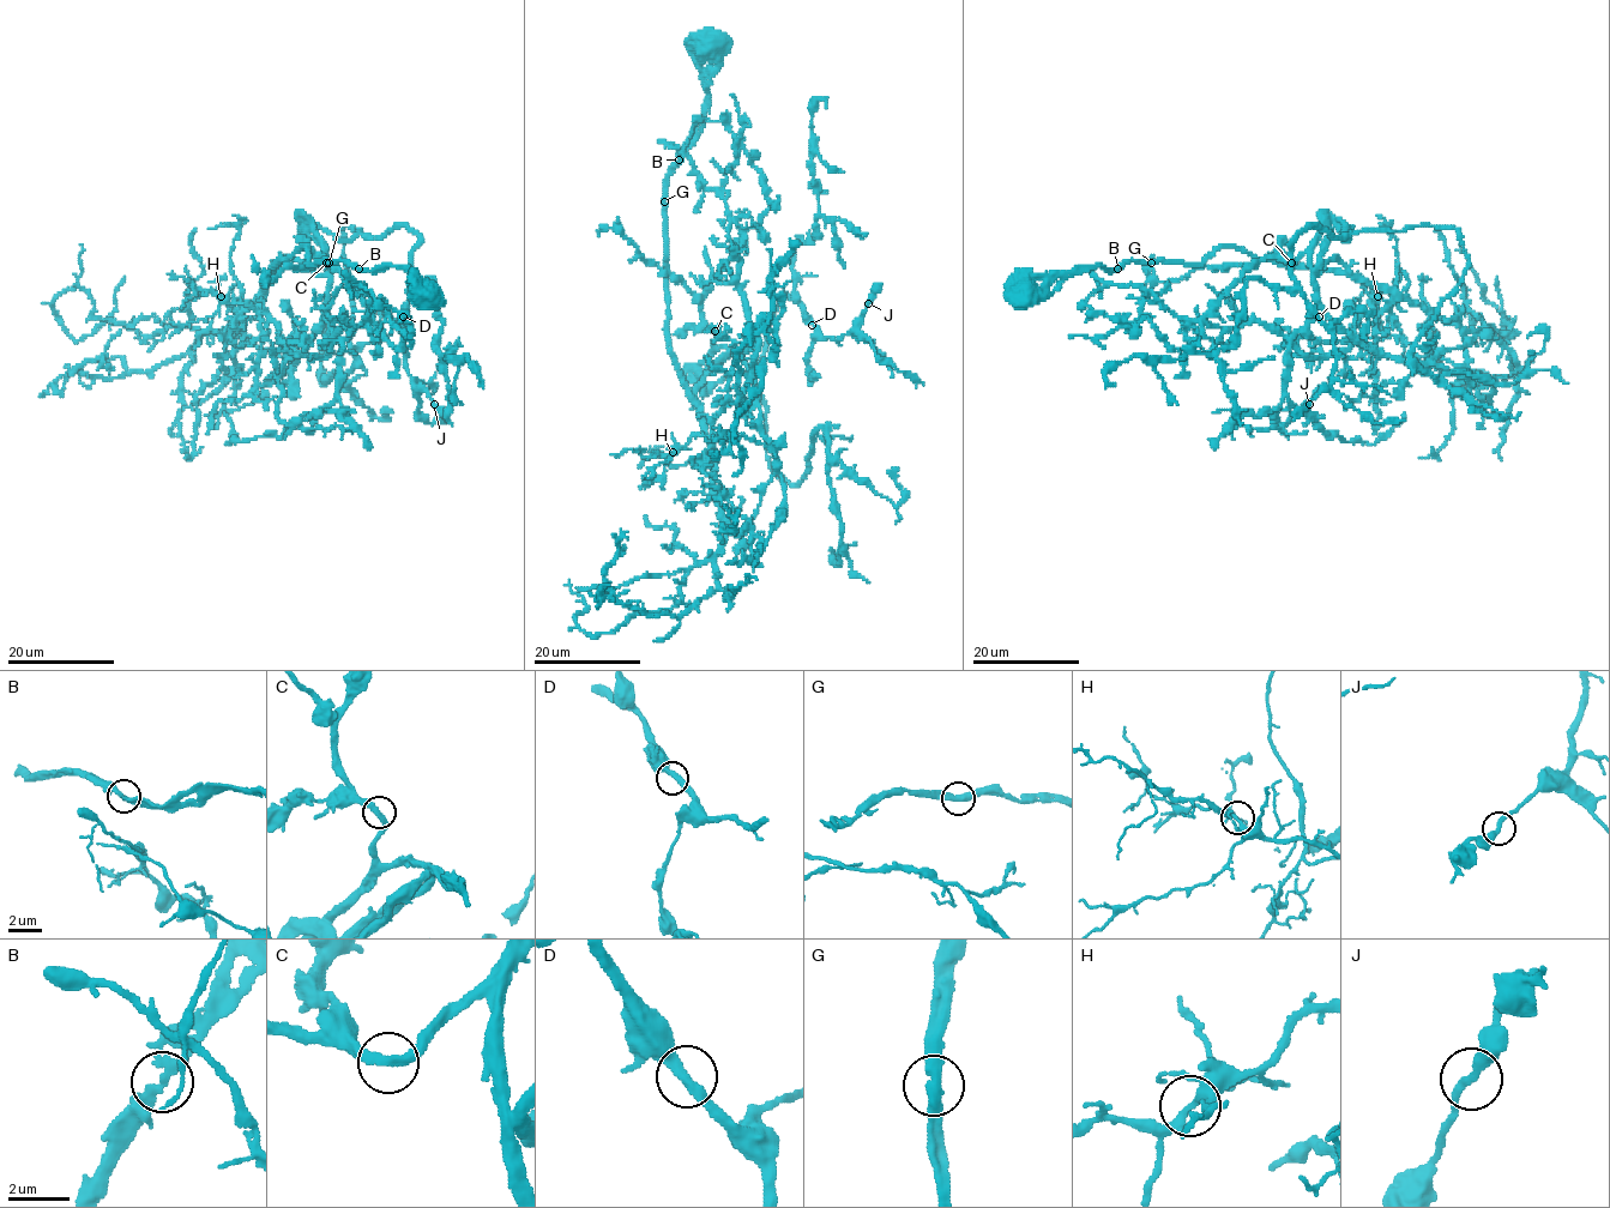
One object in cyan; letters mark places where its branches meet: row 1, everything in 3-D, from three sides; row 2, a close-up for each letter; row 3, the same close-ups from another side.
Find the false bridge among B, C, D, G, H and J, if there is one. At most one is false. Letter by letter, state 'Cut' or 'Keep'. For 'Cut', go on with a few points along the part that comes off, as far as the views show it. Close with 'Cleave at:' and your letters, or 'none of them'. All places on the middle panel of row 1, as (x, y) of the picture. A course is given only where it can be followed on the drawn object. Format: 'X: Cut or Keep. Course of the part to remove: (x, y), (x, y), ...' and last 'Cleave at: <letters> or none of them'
B: Keep
C: Keep
D: Keep
G: Keep
H: Keep
J: Keep
Cleave at: none of them

